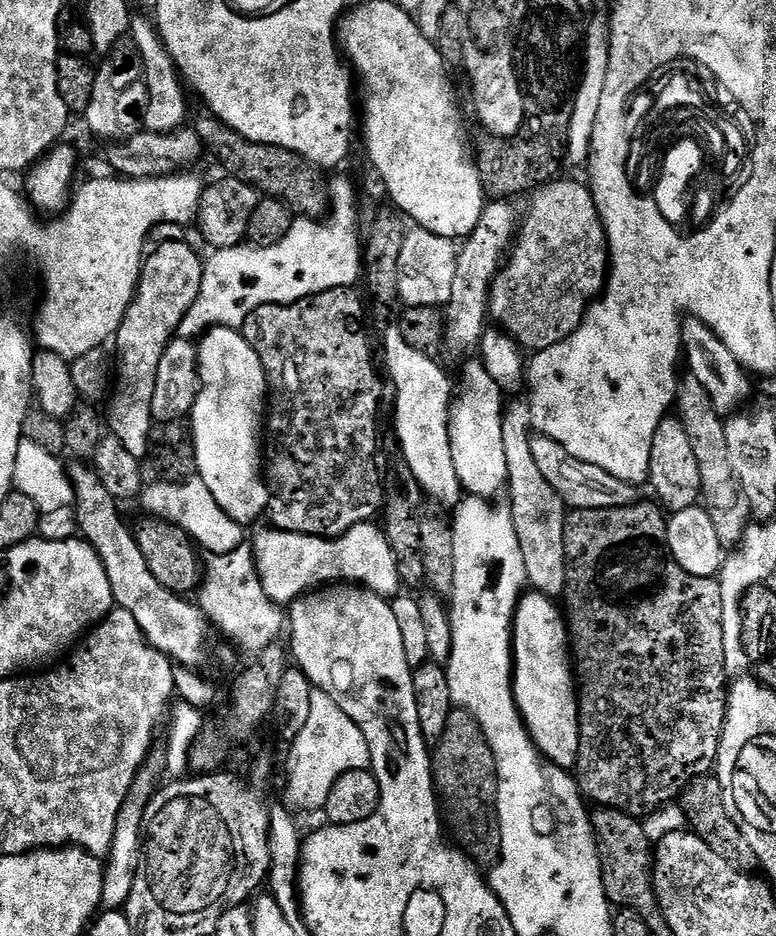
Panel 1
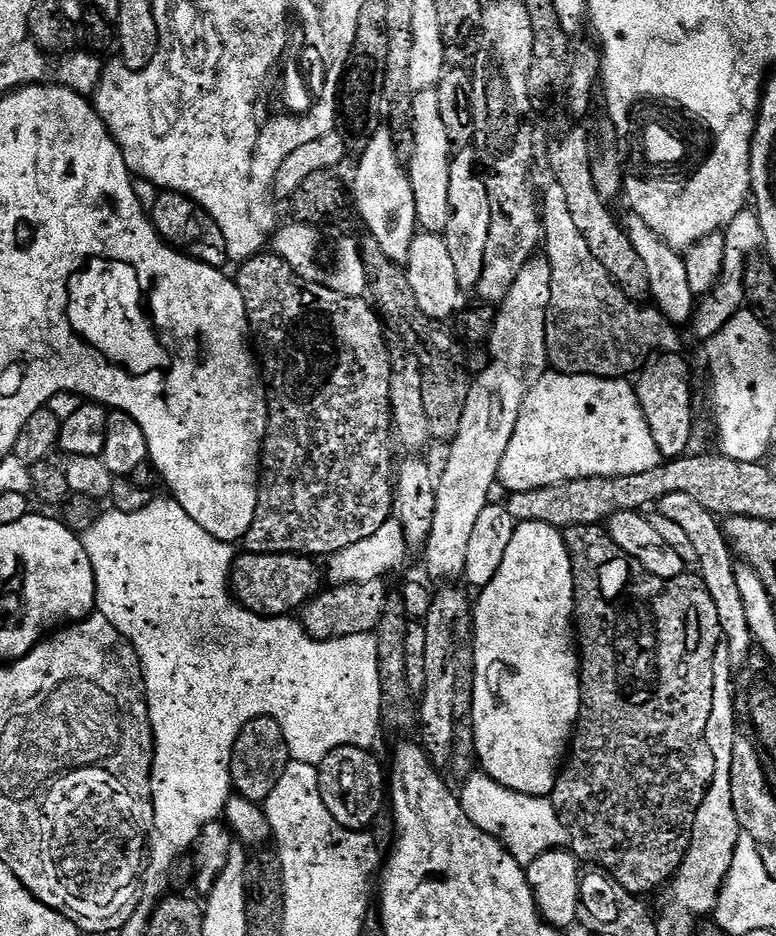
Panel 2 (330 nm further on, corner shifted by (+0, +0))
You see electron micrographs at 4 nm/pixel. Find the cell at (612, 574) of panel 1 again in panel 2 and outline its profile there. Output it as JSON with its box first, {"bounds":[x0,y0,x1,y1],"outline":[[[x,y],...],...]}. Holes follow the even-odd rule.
{"bounds":[550,524,722,894],"outline":[[[599,524],[574,526],[563,529],[563,533],[564,544],[568,547],[568,557],[572,563],[576,595],[574,635],[578,641],[580,658],[580,716],[576,720],[574,735],[550,799],[562,826],[568,831],[568,844],[576,859],[608,873],[626,890],[645,894],[644,892],[652,892],[655,888],[663,889],[680,871],[692,841],[698,806],[702,806],[716,773],[716,753],[710,750],[706,742],[706,722],[710,722],[710,706],[714,706],[714,686],[718,682],[716,647],[719,644],[721,647],[722,644],[718,606],[714,606],[714,598],[710,598],[708,585],[699,575],[685,574],[663,580],[645,572],[616,545],[607,527]]]}

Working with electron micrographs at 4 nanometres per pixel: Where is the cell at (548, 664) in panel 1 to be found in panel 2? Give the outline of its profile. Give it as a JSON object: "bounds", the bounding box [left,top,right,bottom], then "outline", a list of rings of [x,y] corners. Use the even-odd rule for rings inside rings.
{"bounds":[470,522,580,797],"outline":[[[519,522],[498,574],[474,600],[476,677],[470,731],[483,775],[518,794],[551,797],[580,716],[580,658],[574,635],[576,595],[564,533],[546,522]]]}

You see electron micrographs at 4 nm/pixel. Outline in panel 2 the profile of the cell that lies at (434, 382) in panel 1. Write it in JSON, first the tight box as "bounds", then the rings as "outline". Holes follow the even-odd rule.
{"bounds":[350,126,418,265],"outline":[[[381,126],[370,138],[370,146],[359,153],[356,173],[350,180],[350,200],[360,211],[364,224],[368,227],[367,235],[378,242],[382,254],[395,264],[403,265],[410,254],[412,239],[418,234],[414,190],[408,177],[405,161],[396,149],[392,133]]]}

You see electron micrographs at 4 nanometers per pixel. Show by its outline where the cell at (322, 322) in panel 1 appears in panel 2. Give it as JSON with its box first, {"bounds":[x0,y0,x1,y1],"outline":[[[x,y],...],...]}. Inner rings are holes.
{"bounds":[234,250,394,558],"outline":[[[265,250],[258,256],[251,256],[237,268],[240,269],[234,272],[234,279],[242,294],[242,302],[246,302],[250,336],[254,341],[254,352],[258,357],[268,393],[268,429],[260,453],[258,506],[254,510],[254,522],[244,535],[242,544],[249,552],[294,552],[298,556],[329,558],[336,552],[353,545],[354,542],[377,533],[393,515],[394,460],[392,464],[388,439],[393,439],[394,431],[391,412],[391,364],[388,361],[390,344],[389,341],[384,341],[386,329],[375,307],[367,299],[343,296],[324,284],[315,284],[312,280],[302,278],[292,269],[290,262],[286,262],[271,250]]]}

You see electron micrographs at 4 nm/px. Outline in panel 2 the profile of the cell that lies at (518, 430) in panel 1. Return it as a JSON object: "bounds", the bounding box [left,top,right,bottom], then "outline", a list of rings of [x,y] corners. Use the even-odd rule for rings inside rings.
{"bounds":[442,150,494,290],"outline":[[[460,150],[453,155],[450,166],[450,222],[444,227],[442,235],[450,250],[450,259],[454,262],[458,282],[464,290],[474,290],[482,278],[482,266],[486,262],[486,238],[490,238],[490,220],[494,213],[492,196],[488,193],[488,184],[480,177],[480,172],[482,173],[482,168],[475,151]]]}

